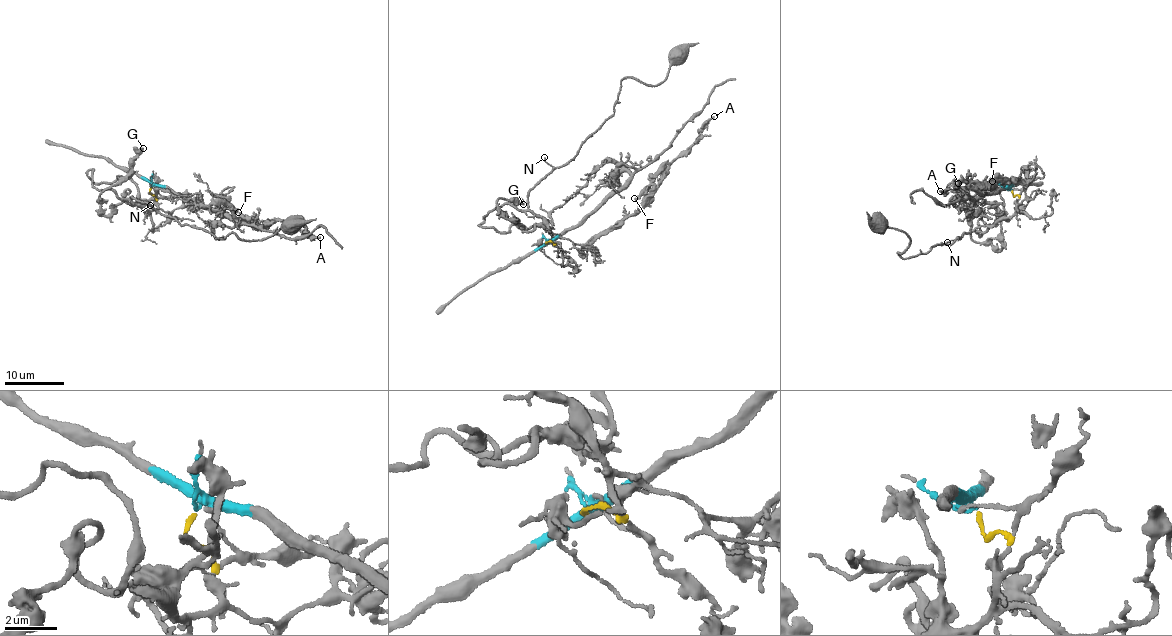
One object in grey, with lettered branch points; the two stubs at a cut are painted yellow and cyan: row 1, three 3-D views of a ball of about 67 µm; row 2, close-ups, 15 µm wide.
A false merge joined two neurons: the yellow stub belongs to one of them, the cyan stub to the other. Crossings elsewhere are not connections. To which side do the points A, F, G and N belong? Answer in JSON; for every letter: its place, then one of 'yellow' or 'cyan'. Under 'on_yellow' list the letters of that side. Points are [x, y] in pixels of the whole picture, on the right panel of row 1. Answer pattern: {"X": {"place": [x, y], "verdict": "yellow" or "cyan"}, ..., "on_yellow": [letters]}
{"A": {"place": [940, 191], "verdict": "yellow"}, "F": {"place": [992, 181], "verdict": "yellow"}, "G": {"place": [958, 183], "verdict": "yellow"}, "N": {"place": [947, 242], "verdict": "yellow"}, "on_yellow": ["A", "F", "G", "N"]}

